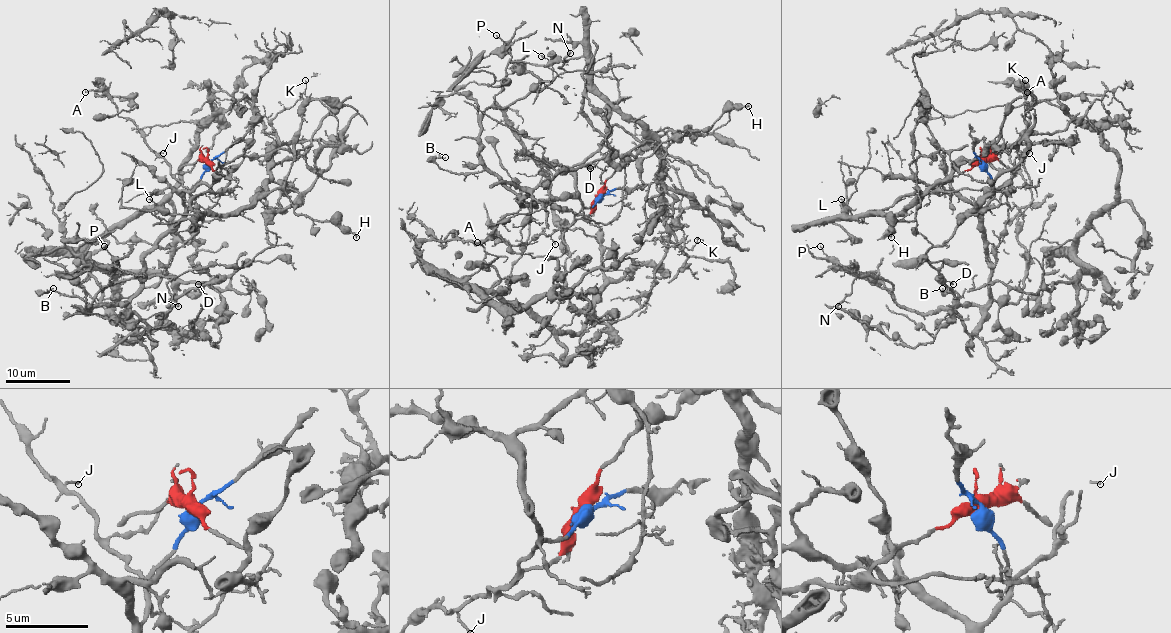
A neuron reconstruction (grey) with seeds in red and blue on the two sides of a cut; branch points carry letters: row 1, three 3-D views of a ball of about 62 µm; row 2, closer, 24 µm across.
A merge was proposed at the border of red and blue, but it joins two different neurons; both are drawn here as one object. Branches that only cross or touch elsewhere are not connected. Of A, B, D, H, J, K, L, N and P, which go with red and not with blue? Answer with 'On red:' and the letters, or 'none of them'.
On red: H, K, L

